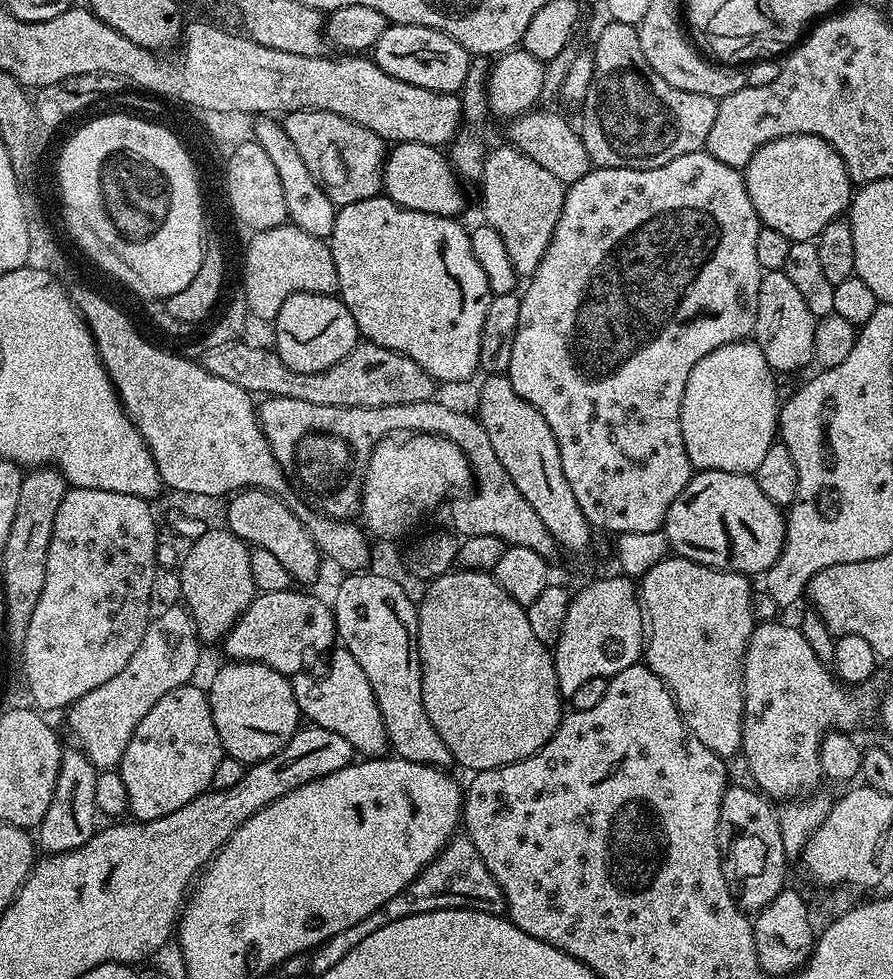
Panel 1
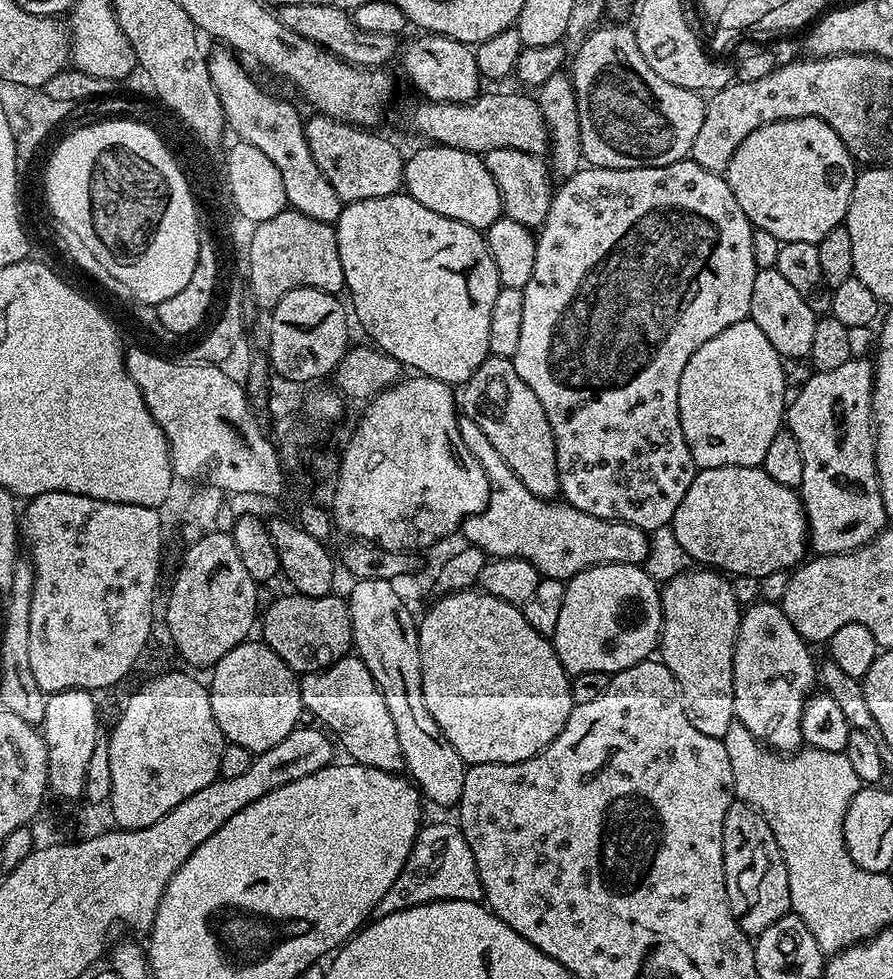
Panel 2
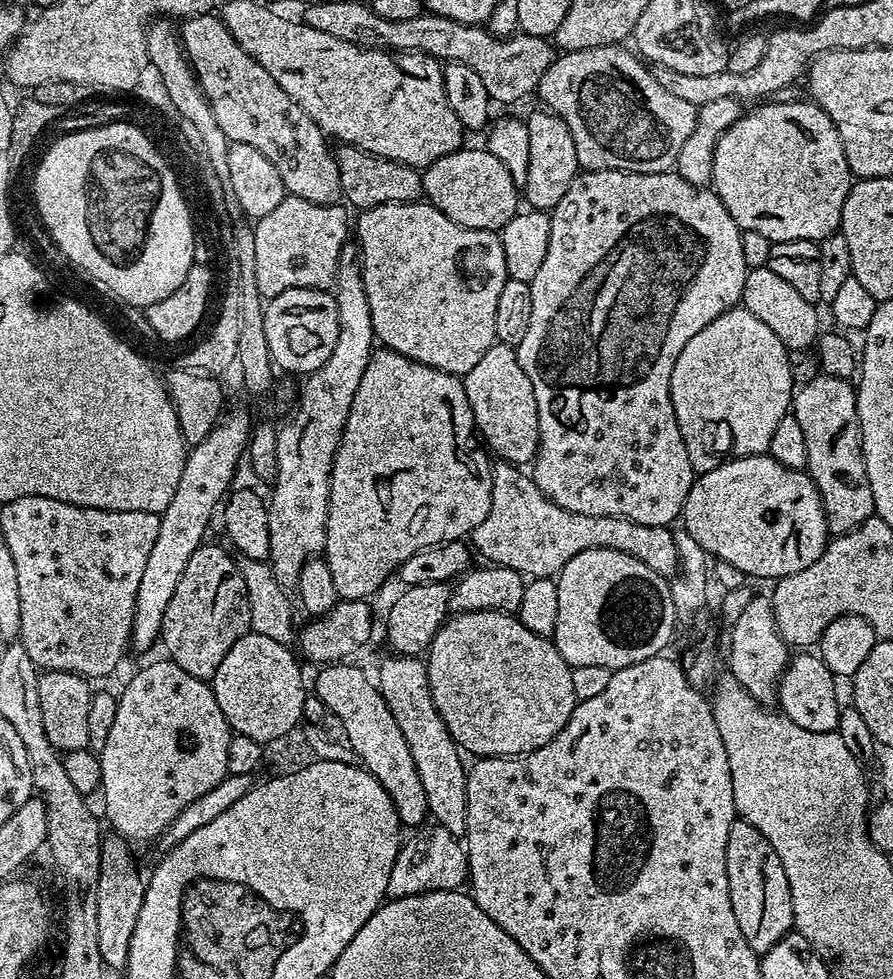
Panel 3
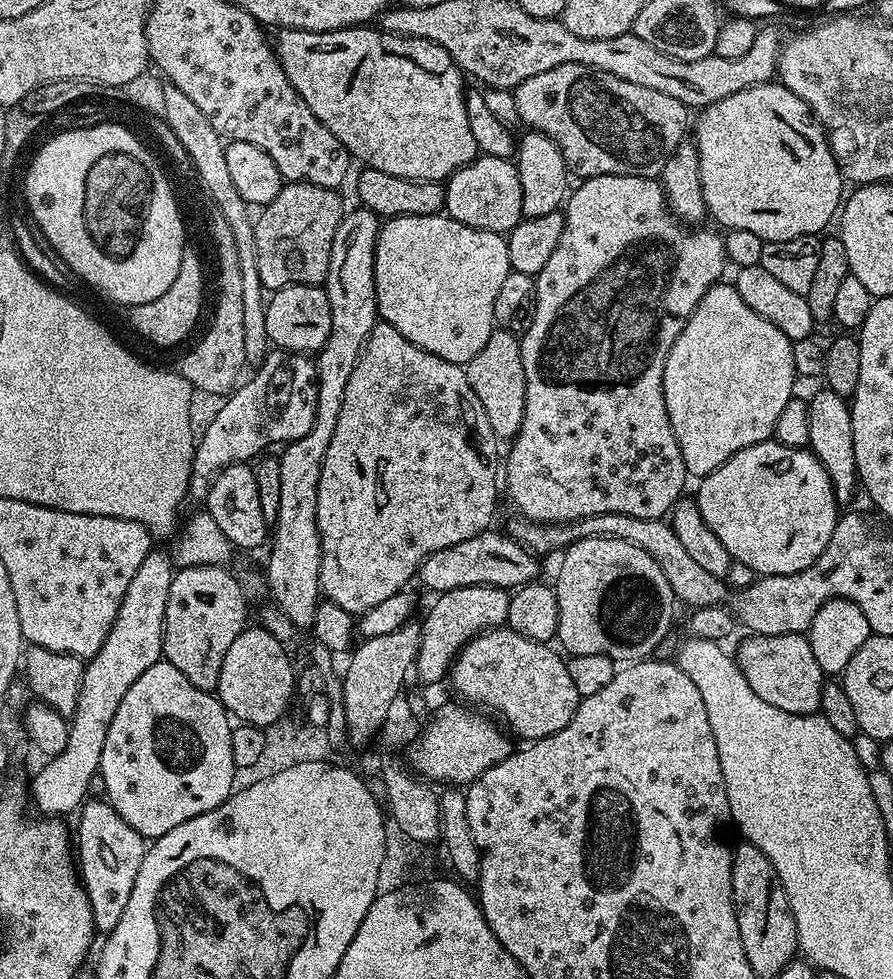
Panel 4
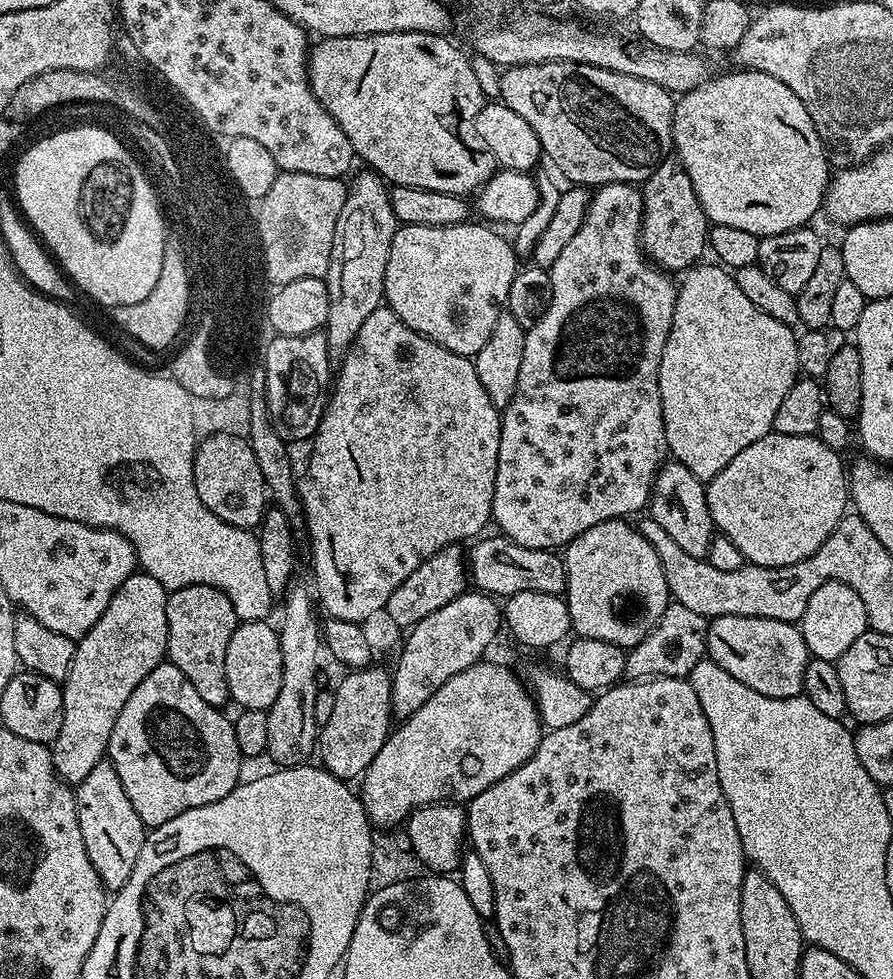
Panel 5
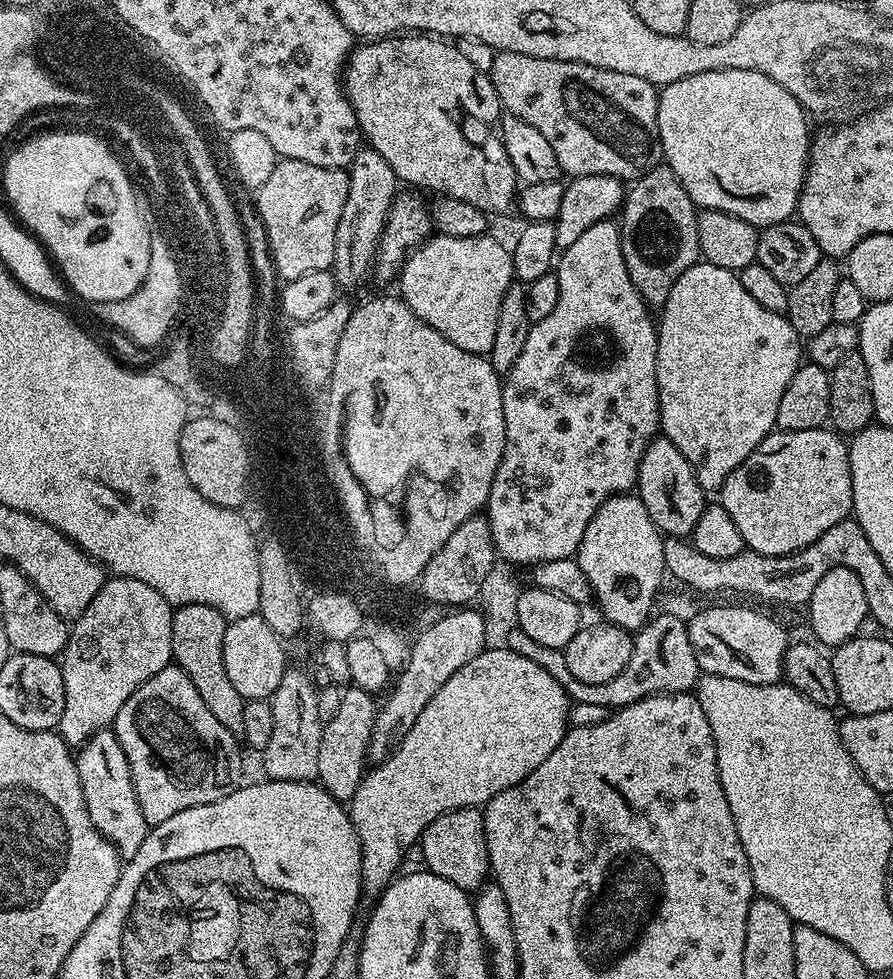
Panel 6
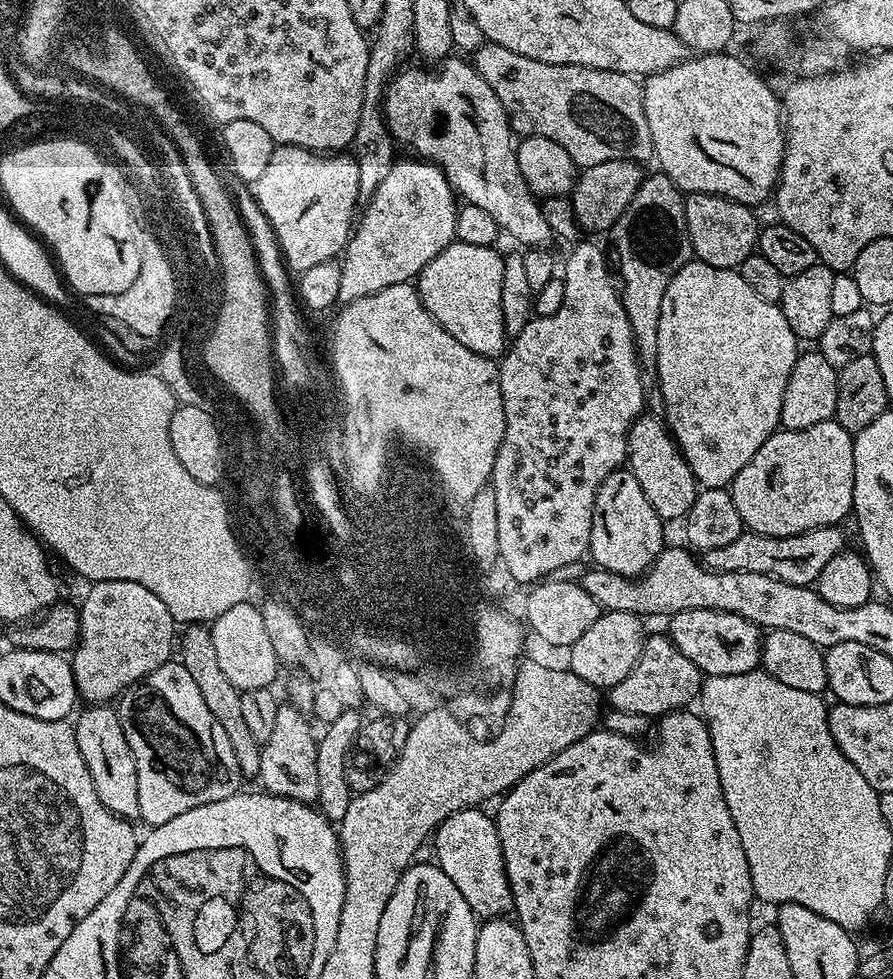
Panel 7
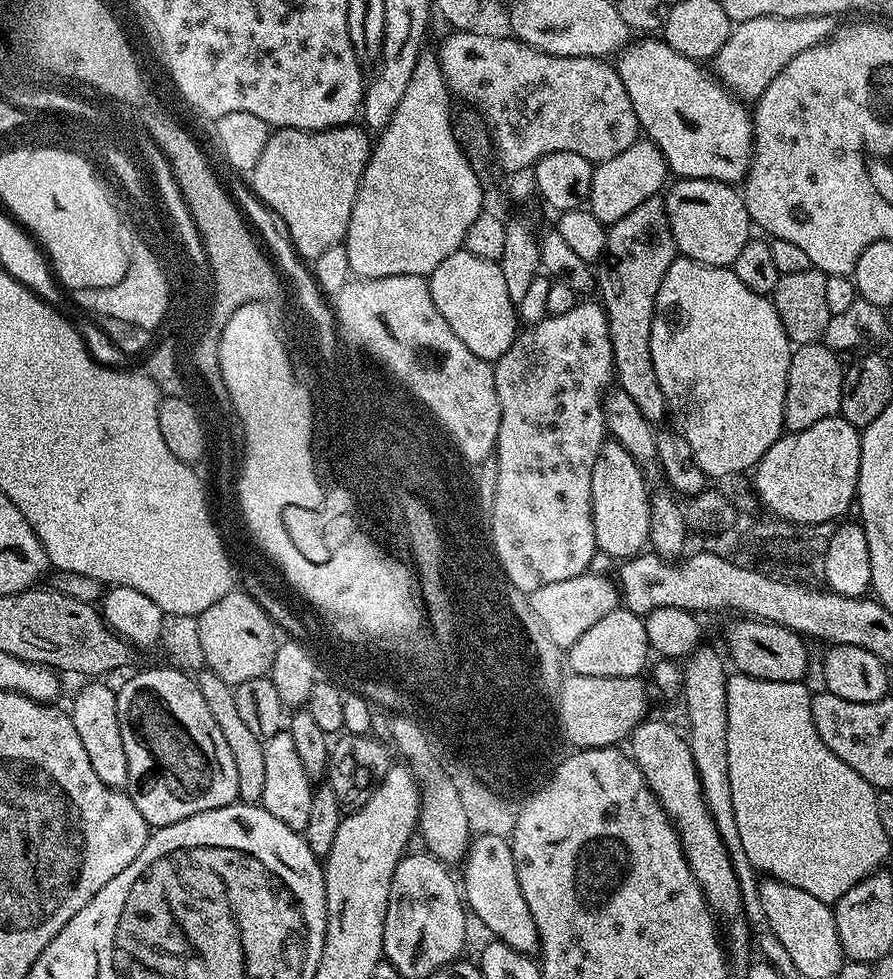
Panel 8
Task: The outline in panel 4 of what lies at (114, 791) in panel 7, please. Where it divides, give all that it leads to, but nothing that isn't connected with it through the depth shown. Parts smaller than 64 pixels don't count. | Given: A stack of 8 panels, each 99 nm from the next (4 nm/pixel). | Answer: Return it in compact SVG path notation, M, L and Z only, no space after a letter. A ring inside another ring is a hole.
M89 799L79 809L78 834L74 840L78 872L91 904L94 926L97 933L107 934L114 930L126 910L126 902L130 902L130 890L134 890L134 878L138 878L142 866L146 840L125 822L122 814L113 810L107 799L99 799Z

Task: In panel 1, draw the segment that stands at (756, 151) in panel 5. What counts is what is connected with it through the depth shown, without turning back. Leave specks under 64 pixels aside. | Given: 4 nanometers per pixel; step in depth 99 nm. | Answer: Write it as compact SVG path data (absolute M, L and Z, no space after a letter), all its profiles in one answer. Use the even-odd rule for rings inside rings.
M798 134L766 142L742 171L744 185L761 225L770 230L778 230L778 234L786 234L790 241L815 240L831 220L839 220L849 211L854 195L852 179L848 176L840 155L825 140L810 134Z

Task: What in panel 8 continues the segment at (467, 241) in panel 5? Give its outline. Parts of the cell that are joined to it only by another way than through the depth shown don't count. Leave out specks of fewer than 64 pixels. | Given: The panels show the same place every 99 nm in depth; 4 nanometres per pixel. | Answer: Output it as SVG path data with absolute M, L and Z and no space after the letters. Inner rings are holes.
M461 250L450 254L450 258L435 268L427 281L434 306L438 306L438 314L446 318L450 330L462 338L470 354L495 362L510 350L518 338L518 317L497 261L474 258L474 254Z

